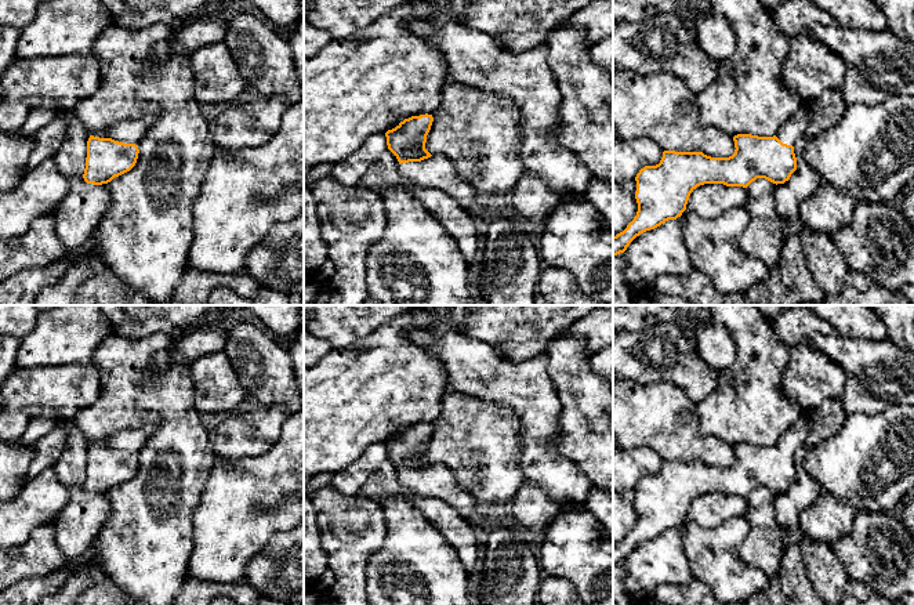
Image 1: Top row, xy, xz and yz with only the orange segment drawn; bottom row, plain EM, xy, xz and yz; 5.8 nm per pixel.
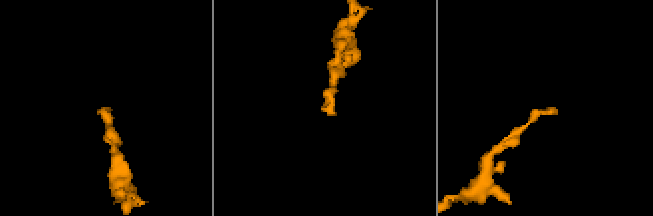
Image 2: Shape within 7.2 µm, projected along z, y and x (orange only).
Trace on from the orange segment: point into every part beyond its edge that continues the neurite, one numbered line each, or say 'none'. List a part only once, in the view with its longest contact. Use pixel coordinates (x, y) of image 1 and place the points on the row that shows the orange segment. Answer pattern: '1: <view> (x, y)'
1: xy (131, 131)

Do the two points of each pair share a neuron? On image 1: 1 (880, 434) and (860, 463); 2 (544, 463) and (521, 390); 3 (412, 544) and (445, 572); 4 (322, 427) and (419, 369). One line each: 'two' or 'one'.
1: one
2: one
3: one
4: one

